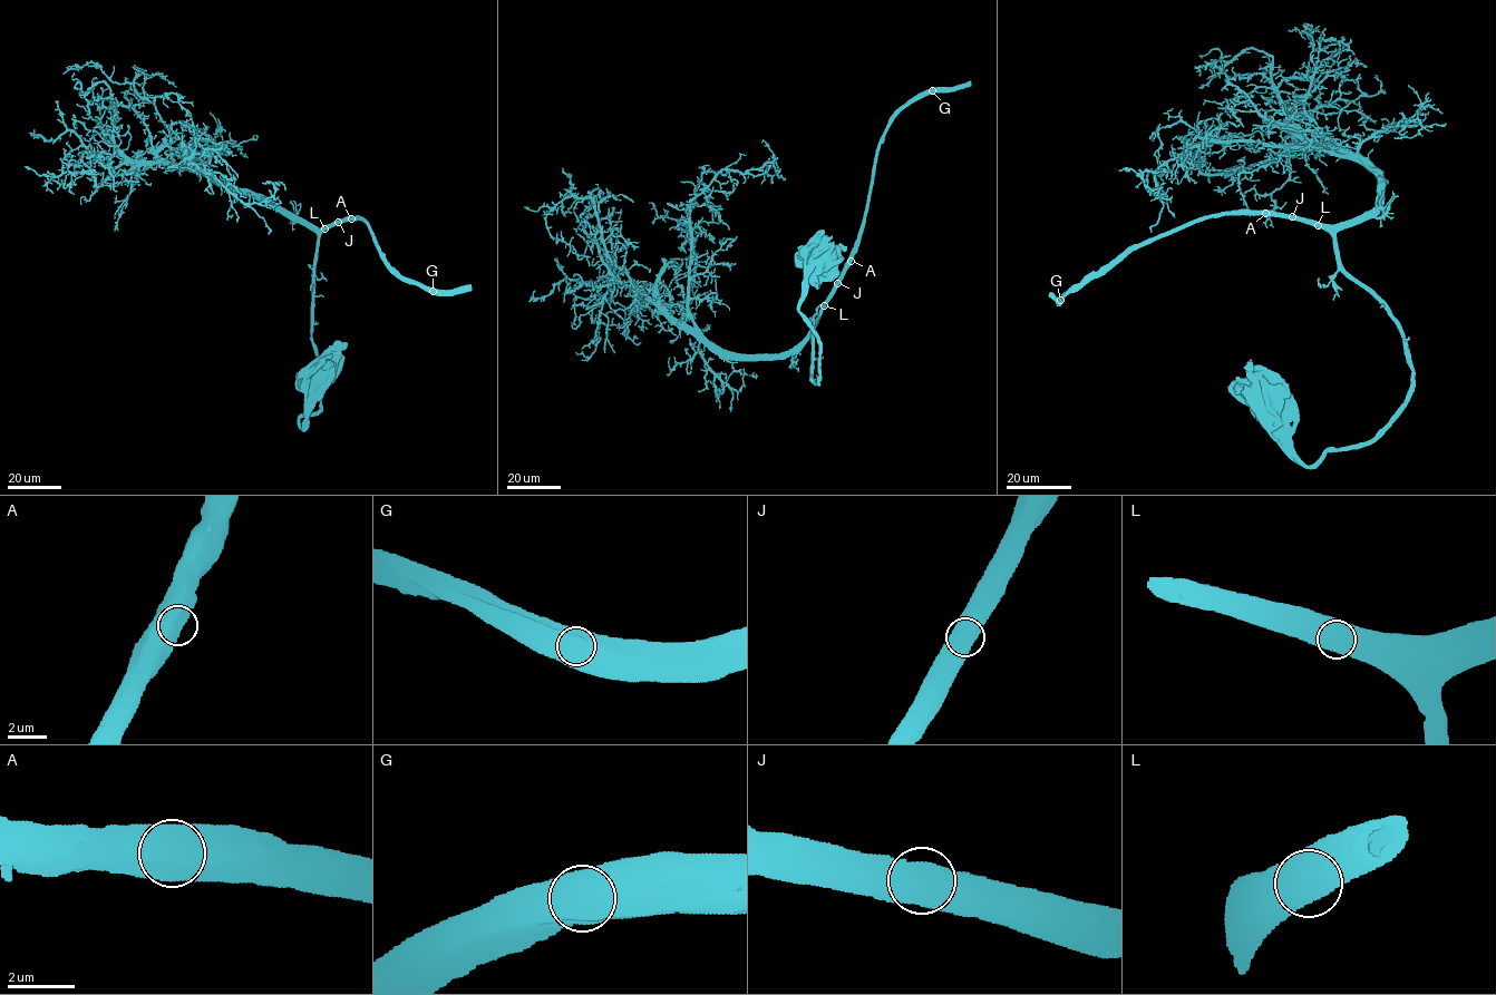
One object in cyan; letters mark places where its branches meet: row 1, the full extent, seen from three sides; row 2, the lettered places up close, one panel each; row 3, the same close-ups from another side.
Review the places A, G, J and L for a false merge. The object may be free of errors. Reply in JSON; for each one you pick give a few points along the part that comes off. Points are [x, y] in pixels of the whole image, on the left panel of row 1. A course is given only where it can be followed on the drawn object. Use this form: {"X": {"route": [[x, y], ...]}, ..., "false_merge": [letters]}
{"false_merge": []}

